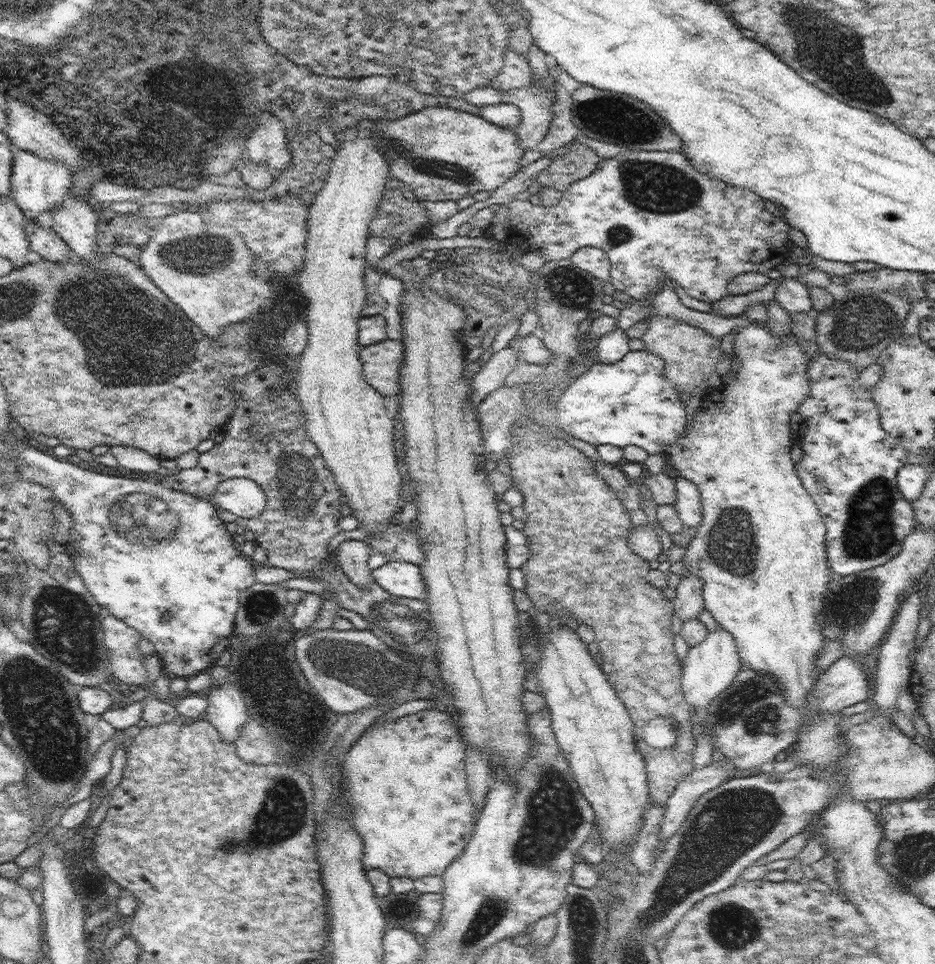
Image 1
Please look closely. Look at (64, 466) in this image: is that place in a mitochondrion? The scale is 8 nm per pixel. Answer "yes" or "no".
no

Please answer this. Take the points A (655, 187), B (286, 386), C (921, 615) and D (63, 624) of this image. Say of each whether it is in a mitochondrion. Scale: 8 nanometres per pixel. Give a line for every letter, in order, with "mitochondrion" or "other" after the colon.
A: mitochondrion
B: other
C: other
D: mitochondrion

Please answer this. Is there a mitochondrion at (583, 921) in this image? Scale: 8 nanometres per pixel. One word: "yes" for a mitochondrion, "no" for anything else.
yes

